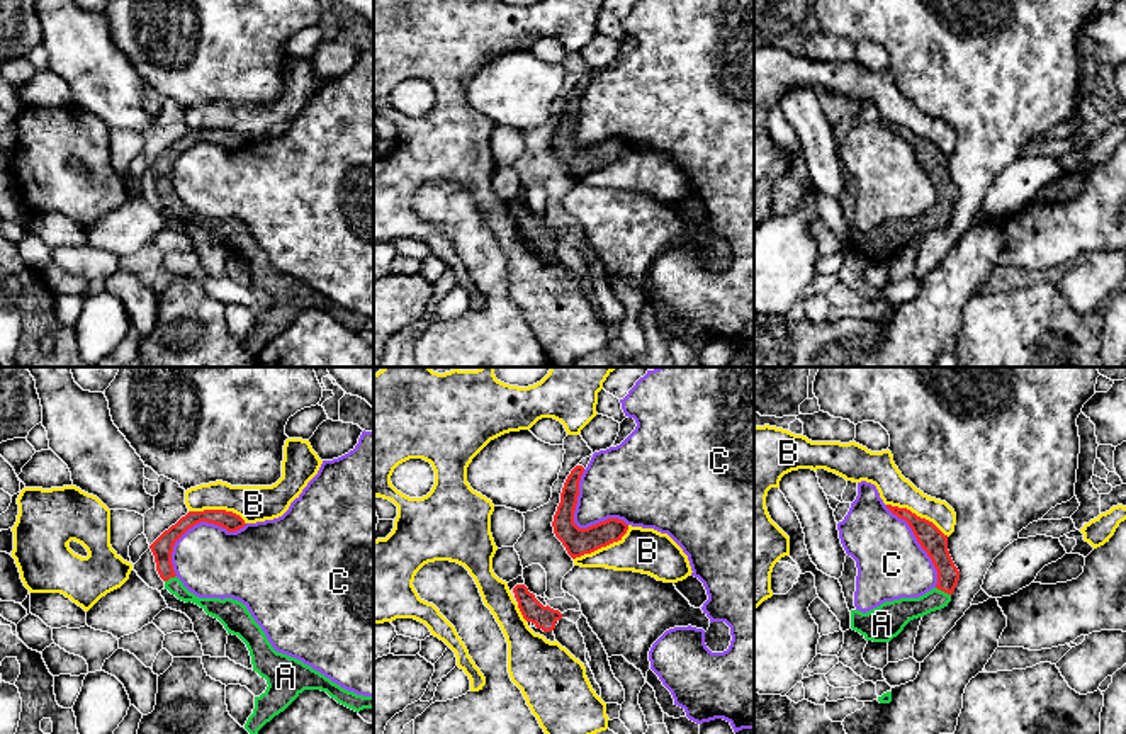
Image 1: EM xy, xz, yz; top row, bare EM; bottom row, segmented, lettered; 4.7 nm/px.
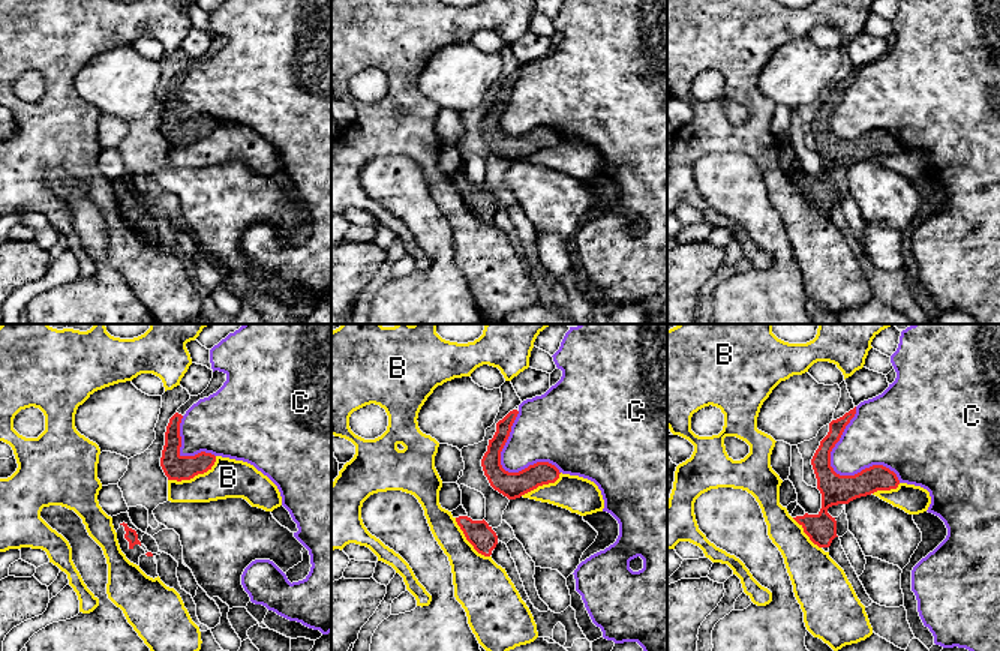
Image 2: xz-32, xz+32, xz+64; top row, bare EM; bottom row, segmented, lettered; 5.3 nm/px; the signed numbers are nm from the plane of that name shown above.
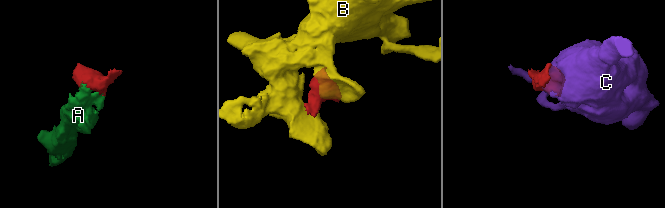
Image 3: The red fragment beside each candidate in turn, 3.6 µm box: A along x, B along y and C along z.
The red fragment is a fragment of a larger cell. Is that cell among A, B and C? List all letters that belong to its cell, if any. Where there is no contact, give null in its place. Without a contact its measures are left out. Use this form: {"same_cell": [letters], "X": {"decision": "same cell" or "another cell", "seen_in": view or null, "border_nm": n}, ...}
{"same_cell": ["A"], "A": {"decision": "same cell", "seen_in": "yz", "border_nm": 80}, "B": {"decision": "another cell", "seen_in": "xz", "border_nm": 320}, "C": {"decision": "another cell", "seen_in": "xz", "border_nm": 340}}

